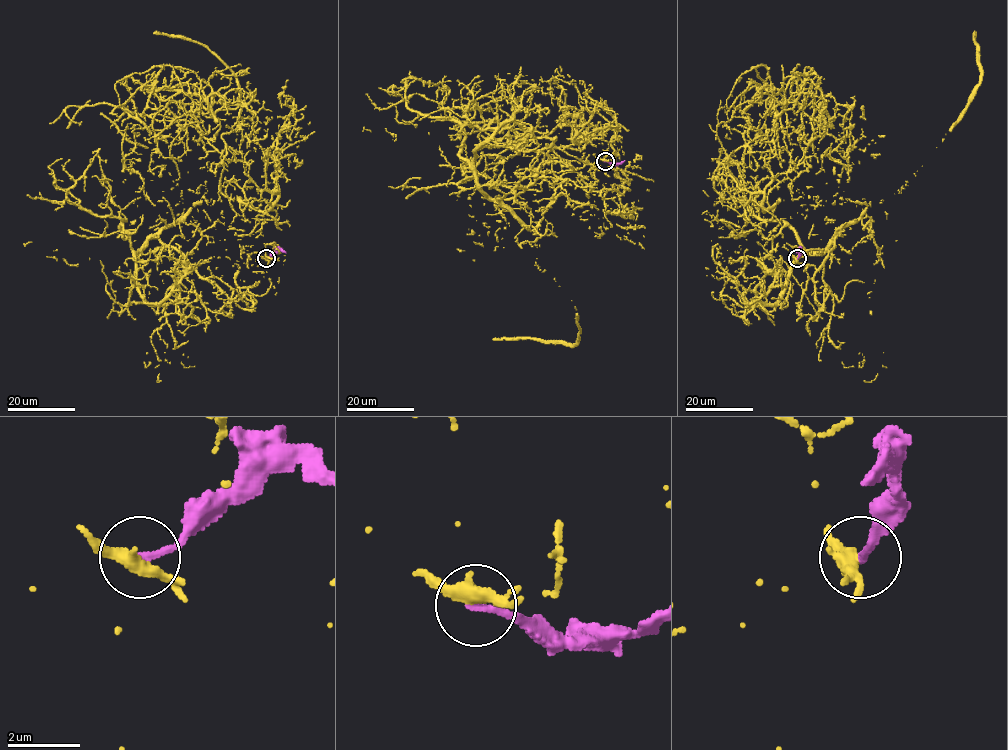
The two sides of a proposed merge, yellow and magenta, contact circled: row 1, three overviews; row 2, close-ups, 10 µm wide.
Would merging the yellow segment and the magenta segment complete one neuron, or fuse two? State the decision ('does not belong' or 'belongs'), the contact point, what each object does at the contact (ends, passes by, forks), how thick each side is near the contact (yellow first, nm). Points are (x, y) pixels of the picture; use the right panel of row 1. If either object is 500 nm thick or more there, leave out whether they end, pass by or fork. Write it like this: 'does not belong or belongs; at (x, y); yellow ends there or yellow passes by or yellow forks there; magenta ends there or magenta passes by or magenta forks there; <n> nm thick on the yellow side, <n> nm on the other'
does not belong; at (797, 258); yellow passes by; magenta ends there; 380 nm thick on the yellow side, 200 nm on the other

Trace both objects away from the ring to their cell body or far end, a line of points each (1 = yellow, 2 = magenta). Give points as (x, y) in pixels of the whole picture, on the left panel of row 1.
1: (265, 259), (182, 316), (100, 205), (191, 84), (213, 114), (141, 114), (134, 241)
2: (265, 259), (278, 250), (286, 253)

